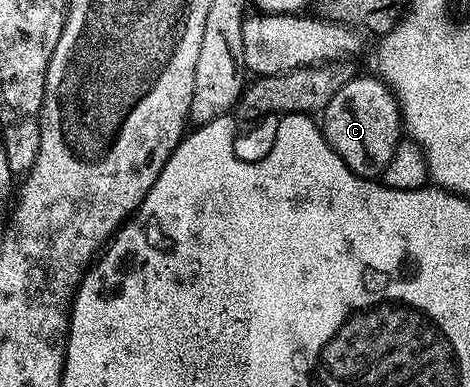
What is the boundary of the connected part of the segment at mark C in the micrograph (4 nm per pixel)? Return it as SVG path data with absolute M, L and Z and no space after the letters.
M349 77L340 91L324 105L322 111L322 129L324 138L342 156L342 160L363 178L373 180L383 175L394 148L402 141L402 119L400 106L392 95L392 89L379 77Z

